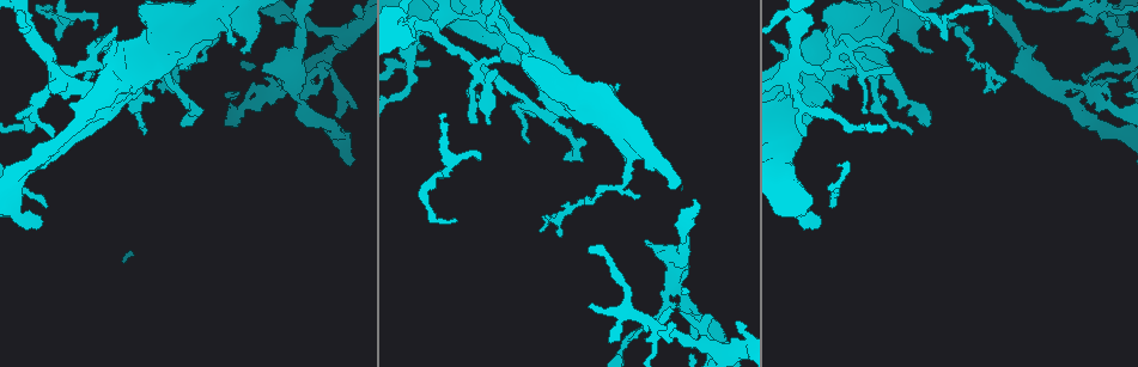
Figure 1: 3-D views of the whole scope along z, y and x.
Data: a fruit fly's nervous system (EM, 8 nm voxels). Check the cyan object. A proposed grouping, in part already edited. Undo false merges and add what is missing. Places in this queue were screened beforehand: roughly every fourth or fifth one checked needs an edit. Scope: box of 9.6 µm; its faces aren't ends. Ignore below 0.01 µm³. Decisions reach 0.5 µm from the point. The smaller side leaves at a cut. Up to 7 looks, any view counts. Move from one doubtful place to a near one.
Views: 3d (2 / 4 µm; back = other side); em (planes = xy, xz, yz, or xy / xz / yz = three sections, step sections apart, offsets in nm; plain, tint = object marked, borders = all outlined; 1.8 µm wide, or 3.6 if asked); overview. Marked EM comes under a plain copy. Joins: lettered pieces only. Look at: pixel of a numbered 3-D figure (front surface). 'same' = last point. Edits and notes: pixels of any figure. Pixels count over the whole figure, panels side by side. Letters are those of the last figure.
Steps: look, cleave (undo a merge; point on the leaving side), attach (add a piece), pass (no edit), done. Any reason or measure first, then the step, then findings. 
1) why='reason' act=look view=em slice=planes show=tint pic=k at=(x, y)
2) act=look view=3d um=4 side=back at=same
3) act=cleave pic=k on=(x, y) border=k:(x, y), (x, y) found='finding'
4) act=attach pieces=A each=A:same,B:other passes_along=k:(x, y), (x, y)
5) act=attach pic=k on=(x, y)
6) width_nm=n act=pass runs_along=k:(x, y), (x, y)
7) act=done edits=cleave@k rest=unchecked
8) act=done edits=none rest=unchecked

why='abrupt turn' act=look view=em slice=xz step=16 show=borders pic=1 at=(954, 24)

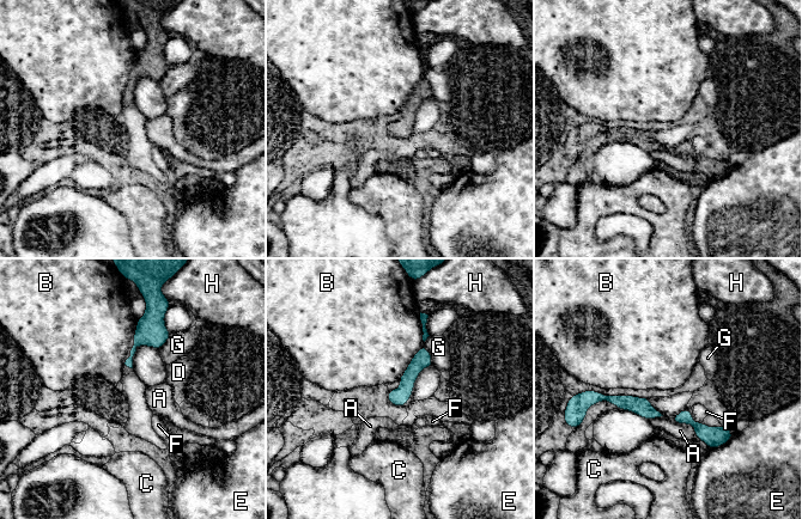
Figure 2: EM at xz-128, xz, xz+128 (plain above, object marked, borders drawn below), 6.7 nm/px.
act=pass each=A:other,B:other,C:other,D:other,E:other,F:other,G:other,H:other border=2:(138, 319), (134, 345), (123, 364) found='all the same neuron'

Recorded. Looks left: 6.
why='branch stops here' act=look view=em slice=xz step=16 show=borders pic=1 at=(561, 236)

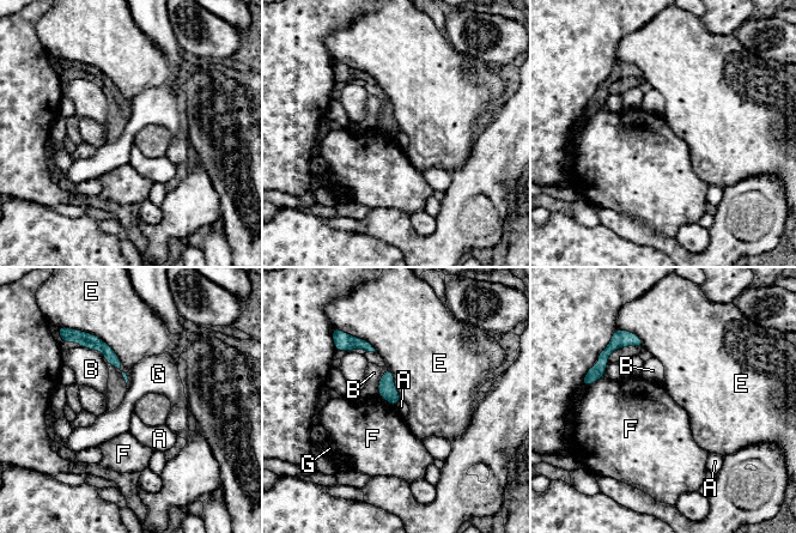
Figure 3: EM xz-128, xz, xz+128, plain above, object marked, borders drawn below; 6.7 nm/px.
act=pass each=A:other,B:other,E:other,F:other,G:other border=3:(400, 399), (395, 406) found='no lettered piece goes on from it'

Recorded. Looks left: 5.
why='sharp bend' act=look view=3d um=2 pic=1 at=(787, 84)

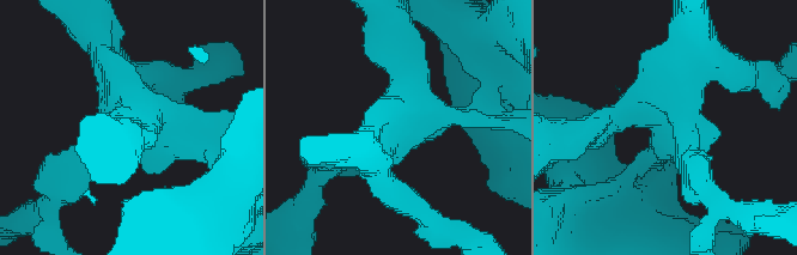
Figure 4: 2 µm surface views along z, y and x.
why='now the EM' act=look view=em slice=xz step=16 show=tint pic=4 at=(433, 121)

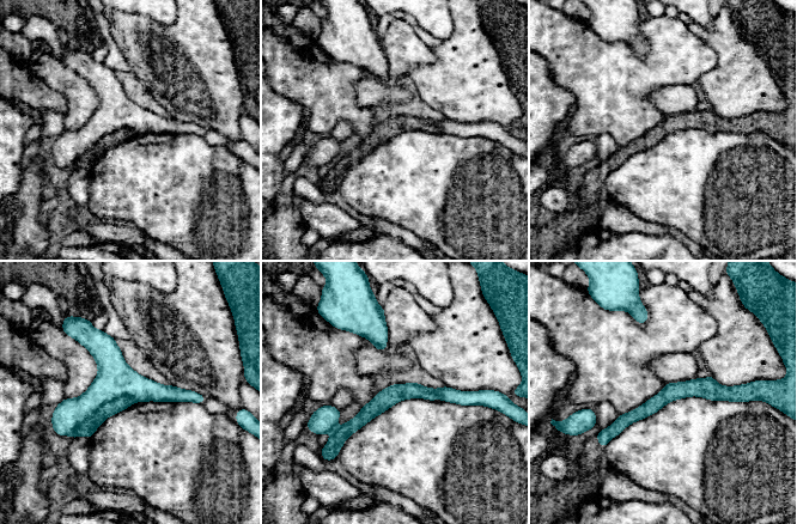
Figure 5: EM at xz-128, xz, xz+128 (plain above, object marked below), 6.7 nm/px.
act=look view=em slice=xz step=16 show=borders at=same

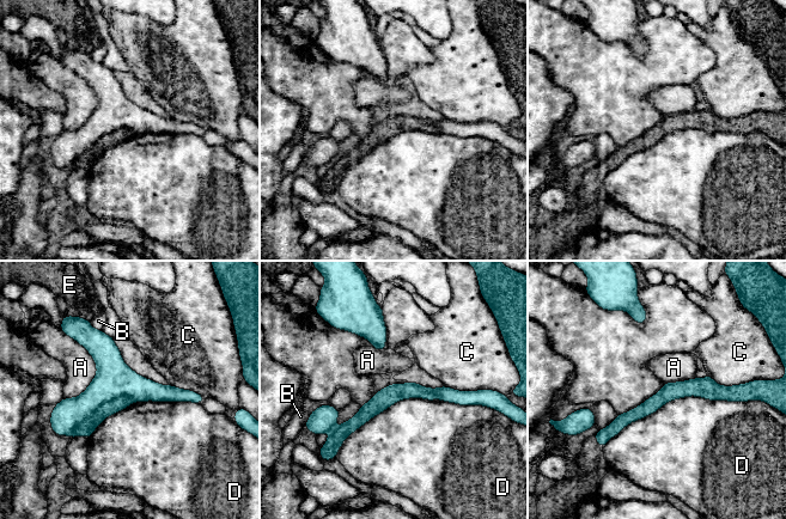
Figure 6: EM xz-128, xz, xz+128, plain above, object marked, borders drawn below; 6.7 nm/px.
width_nm=120 act=cleave pic=6 on=(114, 378) each=A:other,B:other,C:other,D:other,E:other border=6:(129, 396), (104, 402), (68, 435) found='a second neuron is stuck on'

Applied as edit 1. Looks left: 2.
act=done edits=cleave@6 rest=unchecked

